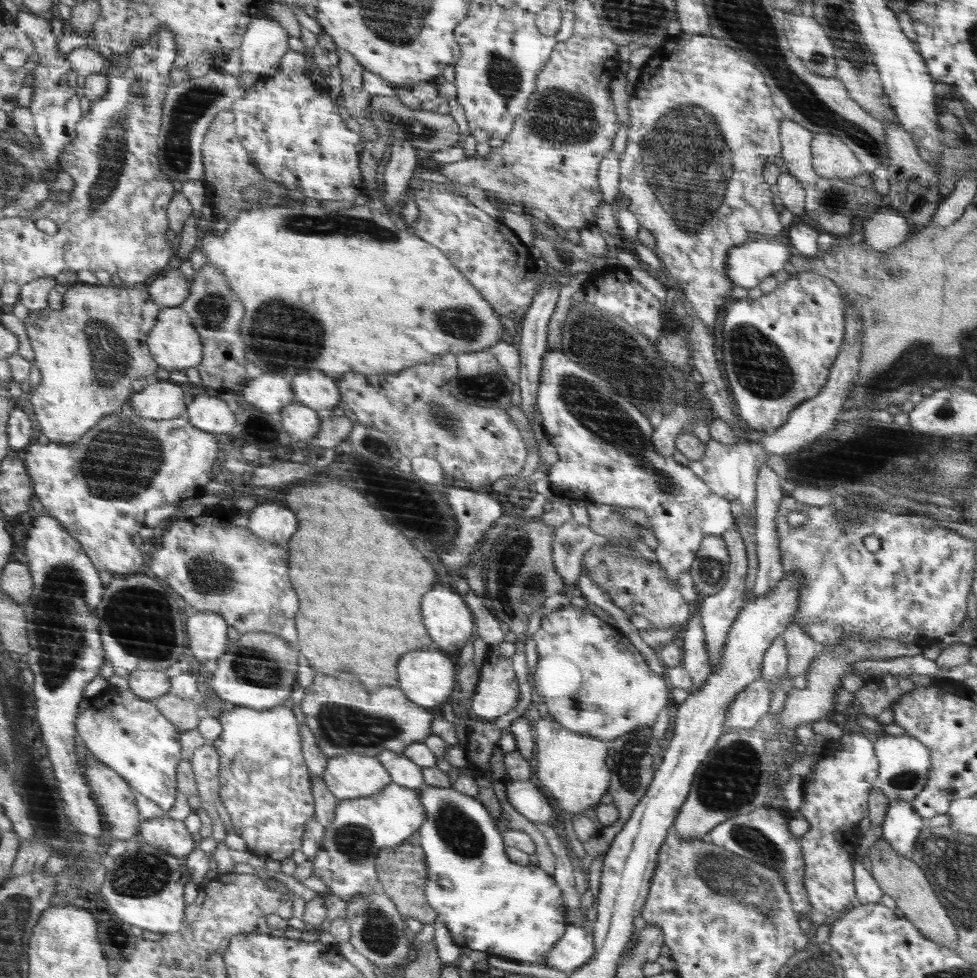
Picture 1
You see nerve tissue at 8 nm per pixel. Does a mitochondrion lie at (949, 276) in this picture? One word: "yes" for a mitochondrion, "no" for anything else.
no

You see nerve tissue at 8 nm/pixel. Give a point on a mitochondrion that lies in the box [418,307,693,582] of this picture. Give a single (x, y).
(613, 421)

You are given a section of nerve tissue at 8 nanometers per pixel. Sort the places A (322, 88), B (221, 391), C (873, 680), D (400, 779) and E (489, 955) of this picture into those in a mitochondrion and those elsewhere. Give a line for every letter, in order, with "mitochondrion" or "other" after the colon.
A: other
B: other
C: other
D: other
E: other

